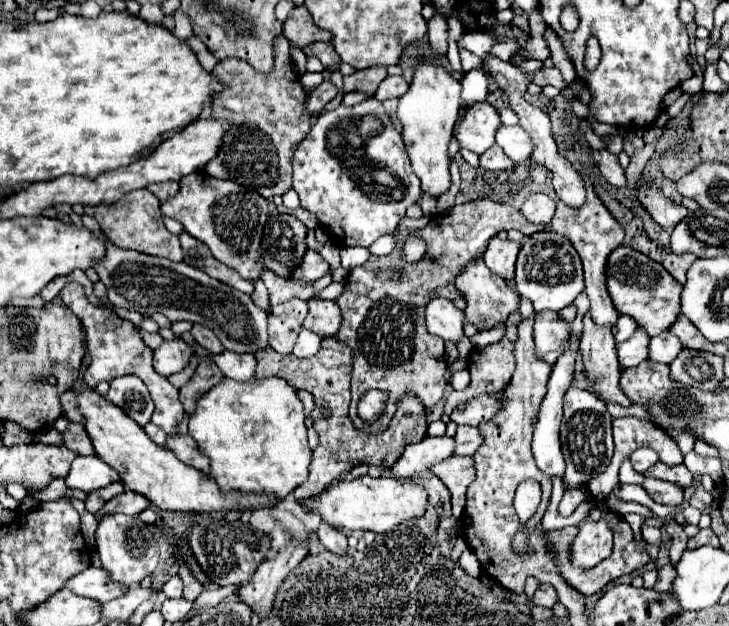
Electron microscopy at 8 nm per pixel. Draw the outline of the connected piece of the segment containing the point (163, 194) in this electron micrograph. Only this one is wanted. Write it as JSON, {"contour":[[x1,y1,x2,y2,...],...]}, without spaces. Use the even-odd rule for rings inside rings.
{"contour":[[177,182,149,184,149,186,147,186,147,190,149,190,149,192,153,192,153,194,159,198,159,202,165,202,165,200,169,200,171,196,175,196,175,194,177,194,177,190,179,190,179,184,177,184]]}

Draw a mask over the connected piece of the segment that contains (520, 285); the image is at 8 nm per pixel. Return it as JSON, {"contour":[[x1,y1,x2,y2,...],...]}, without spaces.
{"contour":[[549,228,543,232,531,234,523,240,523,246,517,256,515,286,523,298,533,302,533,308,537,314,541,310,557,312,557,310,569,306,577,298,577,294,585,288,581,258,577,254,577,250,573,250,573,246,567,238,563,238,561,234,557,234]]}

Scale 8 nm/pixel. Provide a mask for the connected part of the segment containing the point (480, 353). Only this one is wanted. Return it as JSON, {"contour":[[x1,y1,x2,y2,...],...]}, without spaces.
{"contour":[[513,314,509,320,507,320,507,332,503,336,503,340,495,342,495,344,489,344,487,348,483,350,471,350,469,354,469,372,471,372,471,382,465,390,461,392,451,392,449,398,445,400,445,414,451,414,455,410,455,406,463,404,463,402,469,402,473,400,475,396,481,396,481,394,487,394,487,392,497,392,497,390,503,390,505,384,509,384,509,378,513,374,513,342,517,340,517,326,521,322,521,314]]}

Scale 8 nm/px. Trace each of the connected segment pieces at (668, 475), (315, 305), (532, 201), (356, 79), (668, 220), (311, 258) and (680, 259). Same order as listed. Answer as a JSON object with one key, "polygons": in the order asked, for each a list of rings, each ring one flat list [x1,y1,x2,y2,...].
{"polygons":[[[657,462,651,470,647,470,644,473,645,477,661,478,661,480,671,480,671,482,677,482,681,484,683,488,691,484,693,480,693,474,687,470,685,464,681,466,665,466,663,462]],[[309,302,309,314,303,322,303,328,309,328,321,336,335,336,341,328,341,312,335,302]],[[535,192,525,200,525,204,521,206,521,212,529,222,549,224,555,214,555,202,547,194]],[[375,66,367,70,357,70,353,76,343,78,343,92,363,92,367,96,373,96,379,82,387,76,385,66]],[[641,182,635,192,637,192,641,204,653,216,653,220,657,224,661,224,663,228,675,228,677,222,681,222,681,218,687,216,687,208,683,208,681,204,675,204,667,198,647,198,647,194,649,194,647,182]],[[307,250,307,254,303,258,303,264,301,264,301,268,297,268,293,272,293,278,295,280,309,280,309,282,313,282,317,278,323,278,327,272,329,272,329,264,317,252]],[[667,254,665,260,661,262,663,268,679,282,679,284,685,284,685,274,689,270,689,266,695,262,695,256,693,254,683,254,683,256,677,256,677,254]]]}

